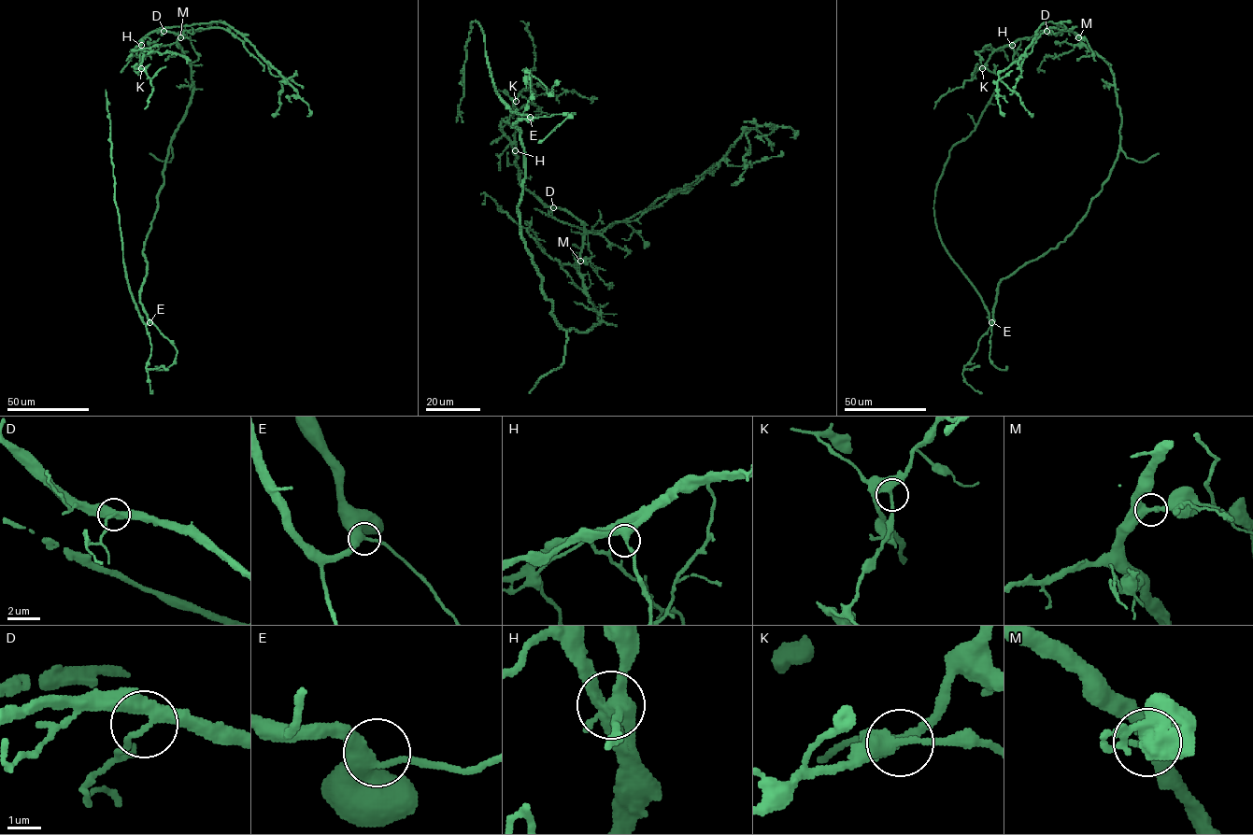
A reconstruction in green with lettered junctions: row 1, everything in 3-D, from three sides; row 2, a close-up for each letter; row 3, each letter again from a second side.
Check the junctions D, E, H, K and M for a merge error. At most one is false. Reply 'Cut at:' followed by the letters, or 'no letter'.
Cut at: no letter

